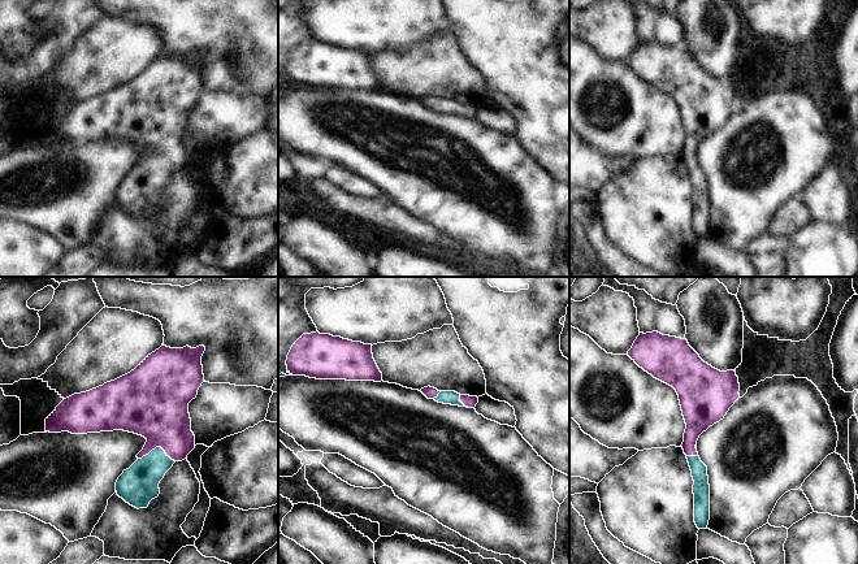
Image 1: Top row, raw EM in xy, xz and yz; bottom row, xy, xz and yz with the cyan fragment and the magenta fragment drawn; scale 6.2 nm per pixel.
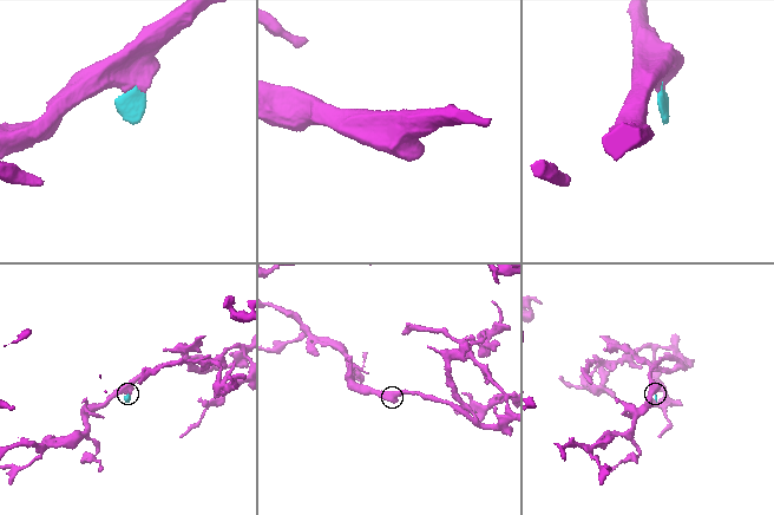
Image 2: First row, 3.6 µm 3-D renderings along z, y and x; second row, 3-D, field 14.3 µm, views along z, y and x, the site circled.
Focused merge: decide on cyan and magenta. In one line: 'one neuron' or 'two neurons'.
one neuron

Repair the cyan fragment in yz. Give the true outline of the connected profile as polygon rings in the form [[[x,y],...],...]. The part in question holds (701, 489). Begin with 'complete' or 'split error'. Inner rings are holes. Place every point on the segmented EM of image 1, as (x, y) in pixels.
split error | [[[658,331],[640,333],[628,351],[628,356],[654,378],[672,386],[679,395],[686,424],[681,447],[686,455],[694,481],[694,522],[698,529],[707,529],[710,520],[710,485],[707,467],[701,461],[696,444],[699,435],[723,420],[729,408],[738,400],[738,377],[734,370],[720,372],[705,363],[686,339],[663,335]]]

